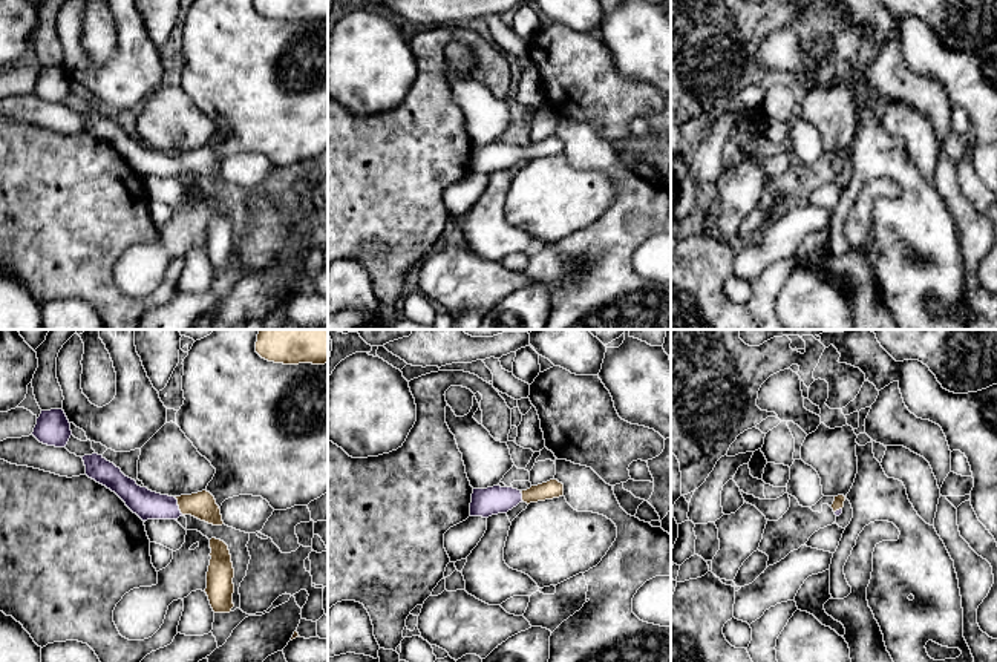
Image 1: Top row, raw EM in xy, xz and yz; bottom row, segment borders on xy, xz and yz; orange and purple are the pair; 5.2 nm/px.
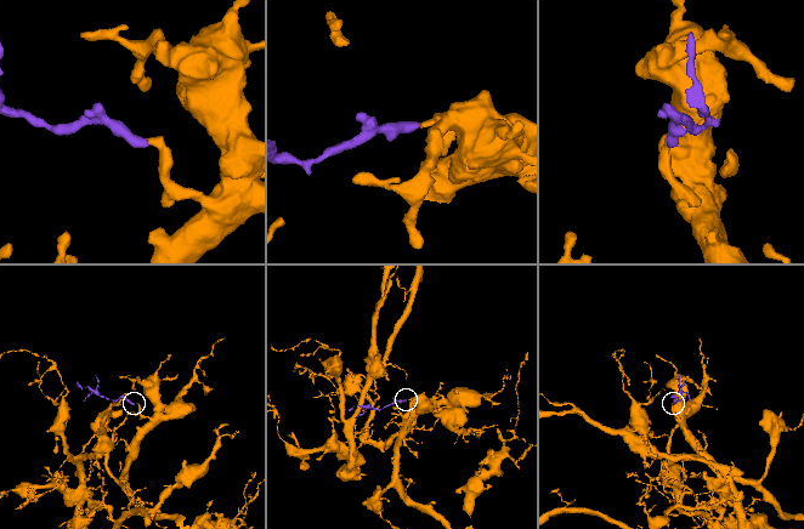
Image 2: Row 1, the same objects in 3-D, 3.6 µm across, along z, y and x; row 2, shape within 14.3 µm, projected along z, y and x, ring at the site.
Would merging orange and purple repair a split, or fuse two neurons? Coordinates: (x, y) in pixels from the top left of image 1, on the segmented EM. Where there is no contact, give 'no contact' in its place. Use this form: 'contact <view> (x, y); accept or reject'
contact xy (178, 504); accept

